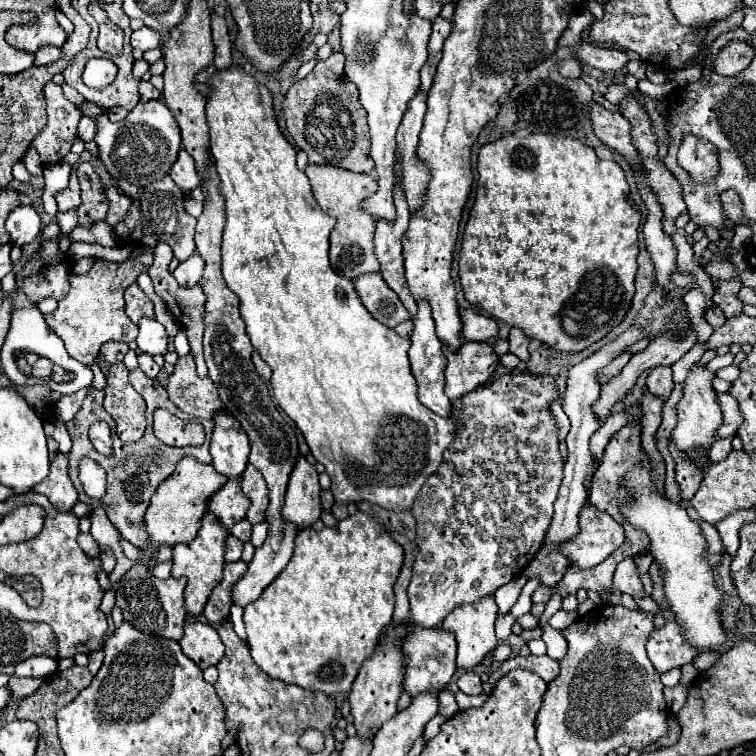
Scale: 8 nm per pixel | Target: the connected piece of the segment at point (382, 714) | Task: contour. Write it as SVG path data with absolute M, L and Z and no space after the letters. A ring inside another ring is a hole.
M404 627L390 631L390 635L382 641L382 645L376 647L374 655L370 659L366 659L366 663L362 665L362 671L358 673L358 677L352 685L352 691L348 693L354 727L356 727L356 733L362 735L362 739L372 739L376 735L376 731L382 727L382 723L386 723L388 719L392 719L398 713L396 703L402 695L402 677L404 677L402 651L400 651L402 635L406 635Z

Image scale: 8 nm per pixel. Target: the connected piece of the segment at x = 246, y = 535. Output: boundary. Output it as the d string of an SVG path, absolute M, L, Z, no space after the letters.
M242 519L238 525L234 525L232 527L232 531L230 531L234 537L238 537L240 541L250 541L250 535L252 535L252 523L250 521L246 521L246 519Z

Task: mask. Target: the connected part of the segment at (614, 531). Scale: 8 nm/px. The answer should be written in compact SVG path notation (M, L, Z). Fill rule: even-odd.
M586 503L580 511L580 533L562 543L562 555L568 555L570 565L590 569L602 563L622 543L624 529L610 515Z

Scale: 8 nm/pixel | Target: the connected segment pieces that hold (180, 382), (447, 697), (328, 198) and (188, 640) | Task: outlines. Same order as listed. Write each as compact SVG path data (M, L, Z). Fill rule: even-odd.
M192 355L178 359L178 363L174 365L174 373L168 375L166 391L168 399L178 405L178 409L184 411L188 417L212 421L214 415L224 409L212 379L200 379L196 375Z
M448 689L442 691L442 695L438 695L438 715L450 719L456 713L458 713L458 705L454 701L454 695Z
M308 165L304 171L312 183L314 197L320 205L320 209L336 219L336 227L332 229L330 235L330 263L332 269L346 277L346 279L356 279L364 273L380 273L378 259L374 255L374 219L366 215L360 209L362 199L370 197L376 191L376 179L366 173L350 173L346 169L338 167L318 167L318 165Z
M192 621L184 627L184 635L178 641L182 651L204 671L210 665L218 665L224 655L224 645L216 629L208 623Z

